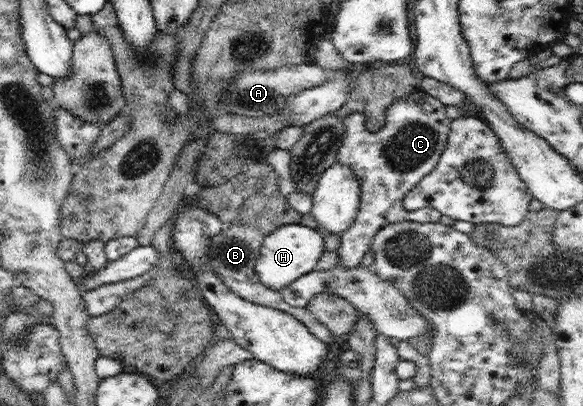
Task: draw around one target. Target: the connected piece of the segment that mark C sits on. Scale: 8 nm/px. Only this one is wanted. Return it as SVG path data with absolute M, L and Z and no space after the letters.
M421 88L406 97L392 101L385 111L386 123L375 133L366 128L364 113L354 112L344 120L344 139L337 161L348 166L361 185L361 203L352 226L341 235L338 265L351 269L360 267L360 261L370 251L372 238L388 223L412 221L438 223L441 214L433 208L407 211L402 202L421 179L436 167L446 149L451 119L446 116L446 106Z

